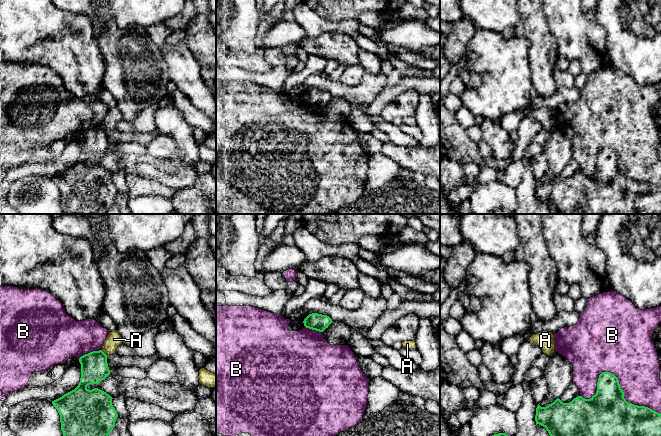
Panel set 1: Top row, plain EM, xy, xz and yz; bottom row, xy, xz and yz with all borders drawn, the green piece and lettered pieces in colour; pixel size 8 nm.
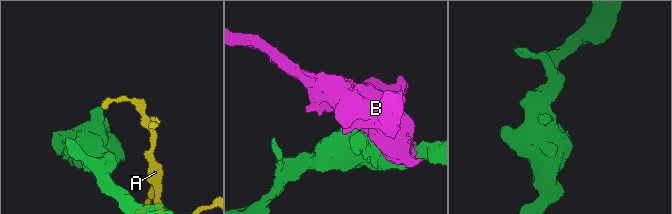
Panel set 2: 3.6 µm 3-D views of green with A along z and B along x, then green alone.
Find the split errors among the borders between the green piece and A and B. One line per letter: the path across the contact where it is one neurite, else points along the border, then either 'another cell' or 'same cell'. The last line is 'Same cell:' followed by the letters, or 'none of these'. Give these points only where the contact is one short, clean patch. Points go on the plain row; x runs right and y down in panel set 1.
A: border xy (101, 126), (106, 131); another cell
B: another cell
Same cell: none of these

